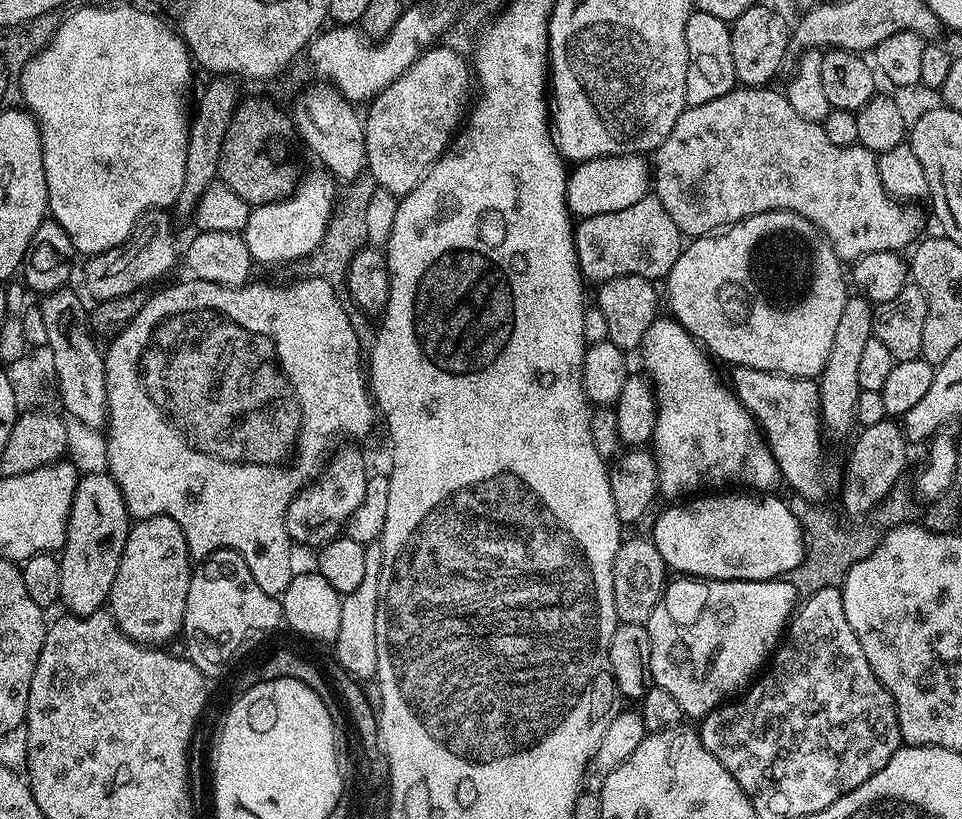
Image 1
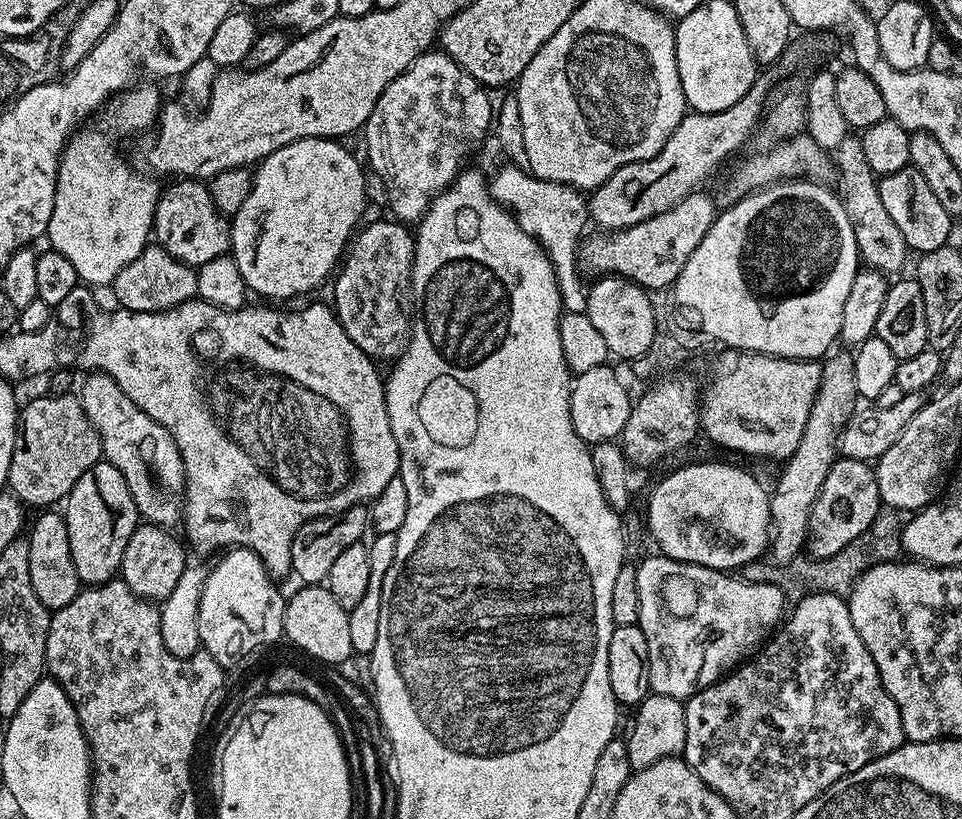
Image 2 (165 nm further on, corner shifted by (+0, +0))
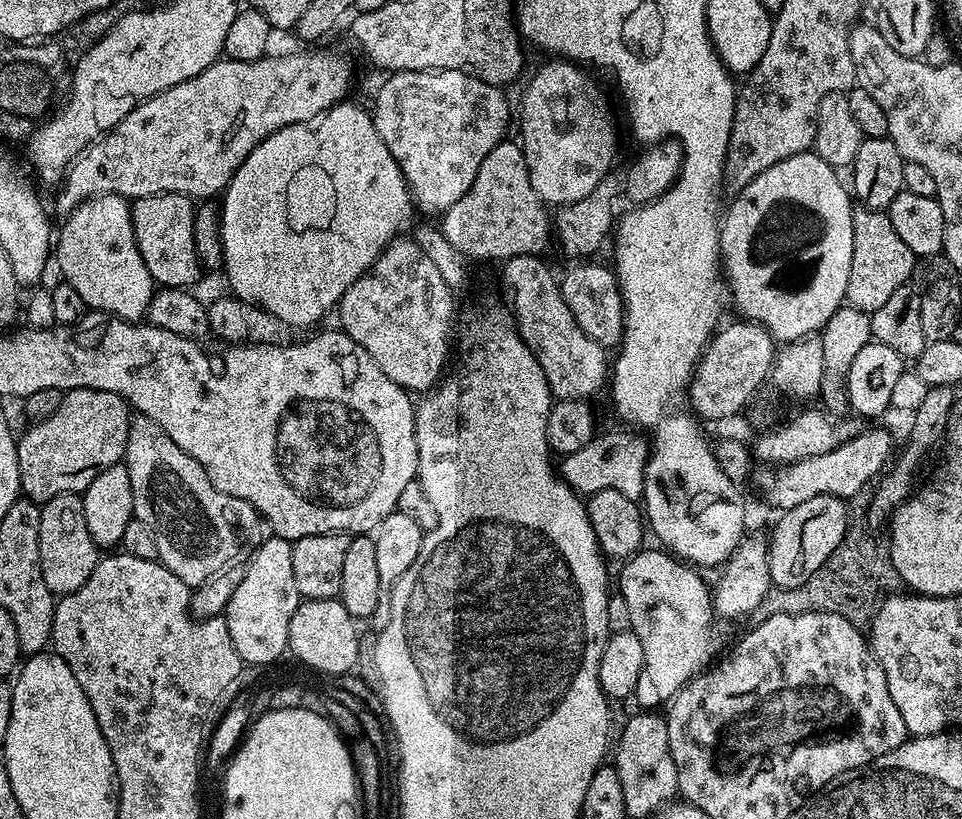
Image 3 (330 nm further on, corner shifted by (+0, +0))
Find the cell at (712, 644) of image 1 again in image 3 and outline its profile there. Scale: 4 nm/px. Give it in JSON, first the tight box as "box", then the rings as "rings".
{"box":[618,550,714,710],"rings":[[[641,550],[627,561],[628,564],[620,572],[620,588],[618,594],[626,598],[626,606],[630,606],[631,632],[638,634],[638,642],[642,642],[644,651],[644,665],[642,678],[638,678],[638,686],[634,693],[634,700],[640,703],[644,710],[656,710],[667,705],[692,681],[693,676],[700,675],[709,667],[708,639],[712,636],[712,620],[714,609],[712,606],[712,592],[704,585],[704,580],[688,564],[675,560],[675,555],[667,551],[647,552]]]}

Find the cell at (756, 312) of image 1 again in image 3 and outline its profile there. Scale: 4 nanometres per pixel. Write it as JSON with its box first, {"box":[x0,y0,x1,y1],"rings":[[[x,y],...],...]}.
{"box":[720,151,854,342],"rings":[[[815,151],[794,154],[770,166],[770,170],[762,170],[754,182],[739,189],[735,193],[736,201],[723,213],[720,263],[731,303],[736,303],[741,312],[739,315],[745,321],[760,324],[776,342],[817,335],[845,303],[846,282],[850,282],[850,258],[854,254],[854,200],[840,176],[841,173],[822,162]]]}

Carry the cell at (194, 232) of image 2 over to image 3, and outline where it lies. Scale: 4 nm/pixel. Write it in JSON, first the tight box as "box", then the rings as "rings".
{"box":[131,192,202,289],"rings":[[[163,192],[157,196],[135,197],[131,206],[134,238],[153,281],[166,288],[191,289],[191,284],[202,275],[198,254],[194,250],[196,210],[193,201],[177,192]]]}

